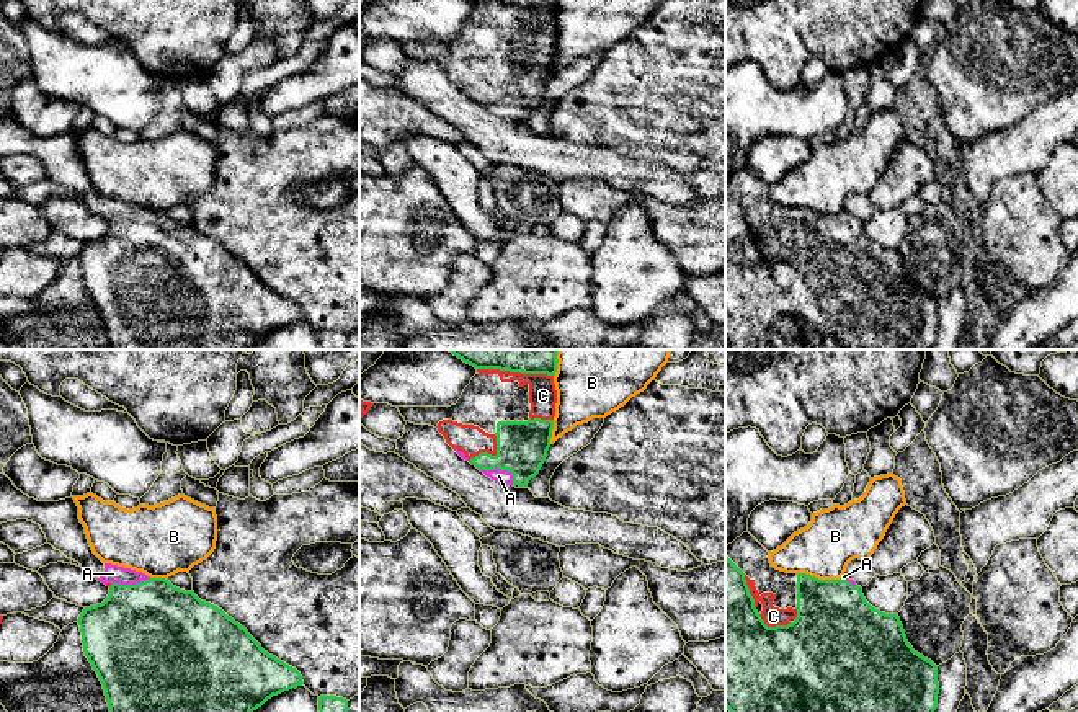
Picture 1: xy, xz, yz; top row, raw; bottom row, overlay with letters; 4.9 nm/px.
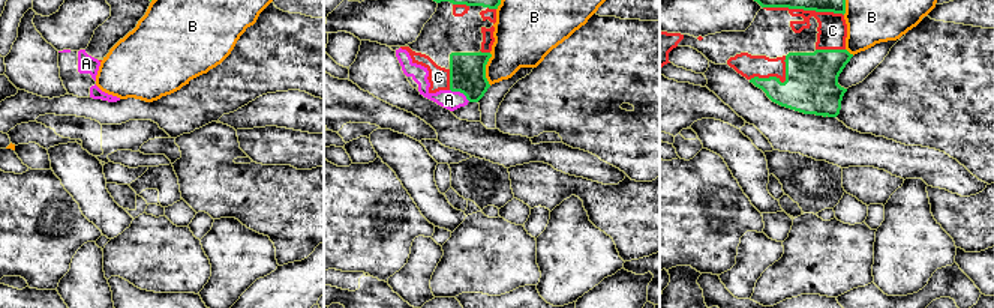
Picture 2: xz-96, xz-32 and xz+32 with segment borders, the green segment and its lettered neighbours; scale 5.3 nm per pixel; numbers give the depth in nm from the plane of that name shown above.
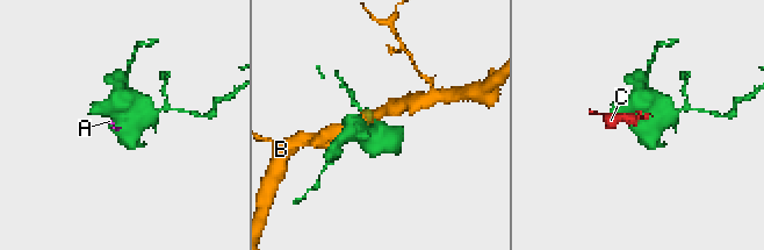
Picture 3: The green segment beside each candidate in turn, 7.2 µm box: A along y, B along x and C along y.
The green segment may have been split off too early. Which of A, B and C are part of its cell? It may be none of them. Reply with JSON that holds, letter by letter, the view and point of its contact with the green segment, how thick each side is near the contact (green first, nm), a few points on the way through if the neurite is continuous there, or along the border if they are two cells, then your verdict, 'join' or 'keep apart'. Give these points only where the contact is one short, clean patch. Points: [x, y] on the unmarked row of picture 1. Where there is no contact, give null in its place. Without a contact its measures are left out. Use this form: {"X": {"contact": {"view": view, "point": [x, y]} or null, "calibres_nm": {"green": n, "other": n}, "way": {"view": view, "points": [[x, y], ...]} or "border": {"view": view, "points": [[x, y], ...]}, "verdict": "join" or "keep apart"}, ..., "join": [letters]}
{"A": {"contact": {"view": "xz", "point": [500, 103]}, "calibres_nm": {"green": 260, "other": 70}, "verdict": "join"}, "B": {"contact": {"view": "yz", "point": [817, 213]}, "calibres_nm": {"green": 400, "other": 280}, "verdict": "keep apart"}, "C": {"contact": {"view": "xz", "point": [490, 88]}, "calibres_nm": {"green": 260, "other": 150}, "verdict": "join"}, "join": ["A", "C"]}

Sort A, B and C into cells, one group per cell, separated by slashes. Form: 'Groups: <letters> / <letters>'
Groups: A C / B

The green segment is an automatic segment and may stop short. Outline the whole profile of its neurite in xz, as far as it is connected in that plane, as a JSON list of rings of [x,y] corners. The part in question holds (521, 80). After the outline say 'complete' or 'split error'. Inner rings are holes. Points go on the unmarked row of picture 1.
[[[474,0],[477,8],[451,41],[397,41],[405,56],[434,60],[466,95],[498,118],[528,121],[547,91],[554,64],[557,0]]]; split error

